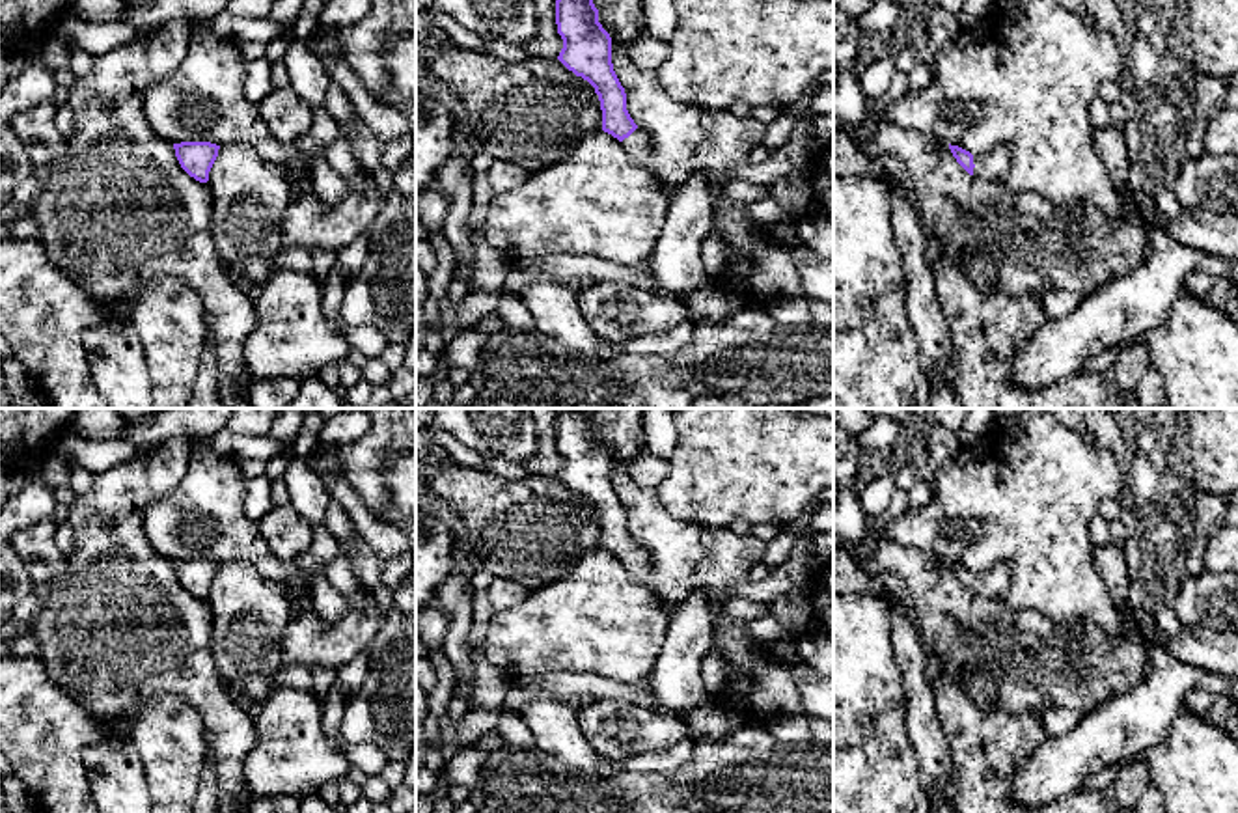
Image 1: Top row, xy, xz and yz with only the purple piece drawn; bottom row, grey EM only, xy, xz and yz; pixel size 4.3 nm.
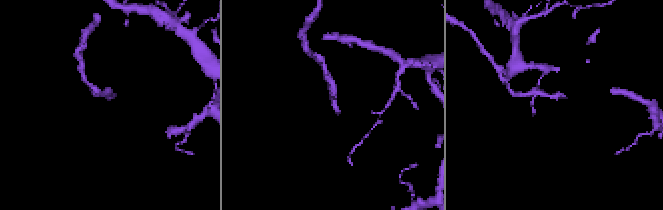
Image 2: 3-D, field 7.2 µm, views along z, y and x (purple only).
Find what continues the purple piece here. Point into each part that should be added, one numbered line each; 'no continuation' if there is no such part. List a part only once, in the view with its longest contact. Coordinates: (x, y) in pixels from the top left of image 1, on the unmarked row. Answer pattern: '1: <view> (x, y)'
1: yz (994, 582)

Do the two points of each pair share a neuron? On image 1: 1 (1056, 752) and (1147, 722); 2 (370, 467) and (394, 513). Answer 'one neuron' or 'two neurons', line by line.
1: one neuron
2: two neurons

